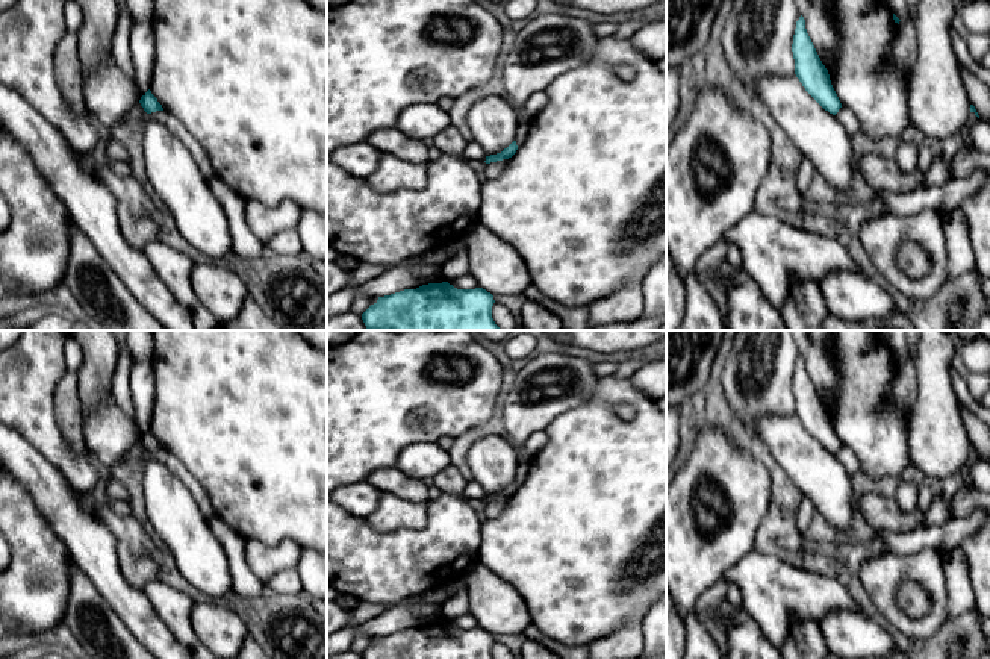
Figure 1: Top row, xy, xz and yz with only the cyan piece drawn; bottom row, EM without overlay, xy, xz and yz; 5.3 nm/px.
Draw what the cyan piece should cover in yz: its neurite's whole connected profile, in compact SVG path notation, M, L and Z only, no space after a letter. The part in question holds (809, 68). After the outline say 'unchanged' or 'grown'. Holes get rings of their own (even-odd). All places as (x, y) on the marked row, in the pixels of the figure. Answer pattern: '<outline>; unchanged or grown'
M801 15L792 44L795 74L805 91L830 114L836 115L842 103L831 85L828 70L822 64L808 33L805 20Z; unchanged

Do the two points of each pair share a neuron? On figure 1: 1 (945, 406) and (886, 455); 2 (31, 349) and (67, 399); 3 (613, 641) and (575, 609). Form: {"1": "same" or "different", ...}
{"1": "different", "2": "different", "3": "different"}

